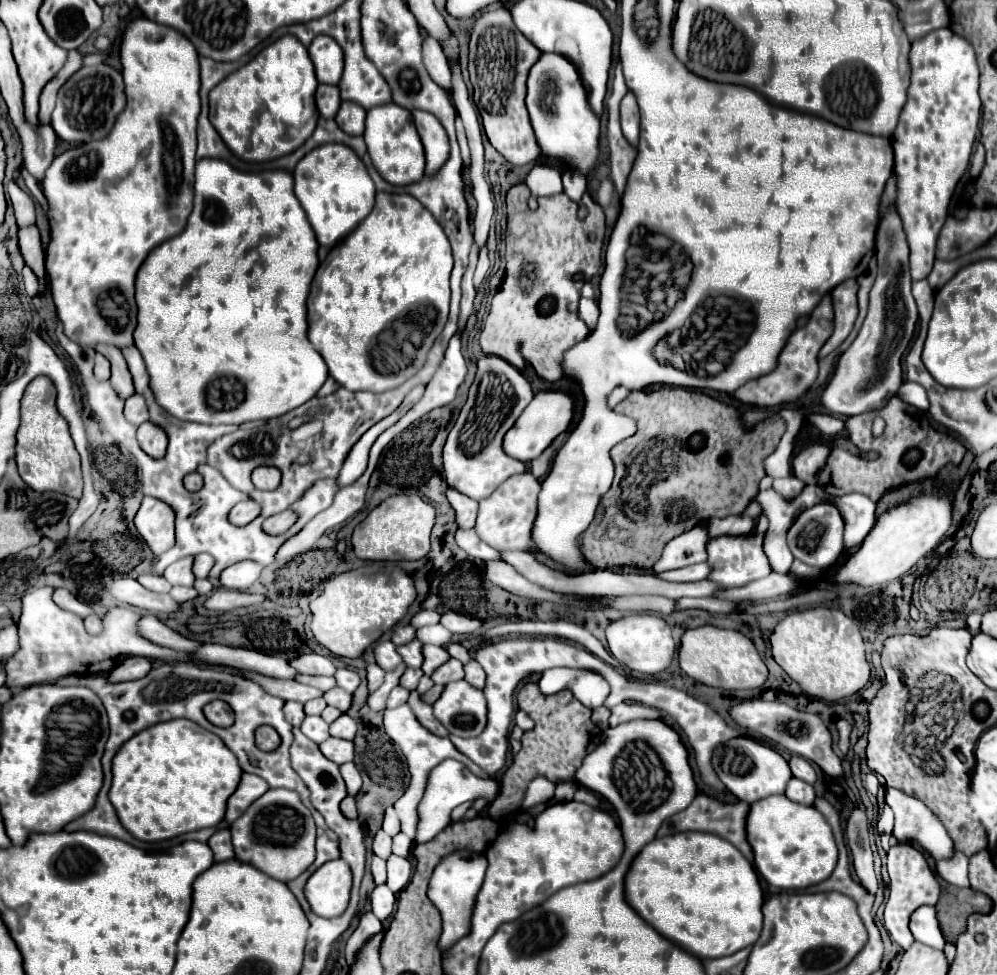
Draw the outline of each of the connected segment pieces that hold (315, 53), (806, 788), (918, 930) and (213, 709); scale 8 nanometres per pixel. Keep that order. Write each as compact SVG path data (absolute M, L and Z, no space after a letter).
M318 35L308 47L310 59L316 67L318 83L338 85L342 77L342 49L328 35Z
M792 777L786 785L786 797L796 801L796 803L802 803L802 805L812 805L816 799L816 793L814 793L814 787L810 783Z
M928 905L918 907L910 917L910 931L916 941L930 945L934 949L944 949L944 945L946 945L934 907L928 907Z
M212 701L204 707L206 719L216 727L230 727L234 723L234 711L224 701Z

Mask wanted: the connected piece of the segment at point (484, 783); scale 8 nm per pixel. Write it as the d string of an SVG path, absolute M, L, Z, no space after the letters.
M454 759L442 761L440 765L436 765L430 771L422 803L418 805L420 821L418 821L418 829L416 829L416 843L430 841L440 831L444 831L452 823L452 817L450 817L452 809L458 807L460 803L466 803L466 801L472 801L478 797L486 797L492 801L496 795L498 795L498 783L494 779L480 779L480 777L472 775L470 769L464 767L460 761L454 761Z

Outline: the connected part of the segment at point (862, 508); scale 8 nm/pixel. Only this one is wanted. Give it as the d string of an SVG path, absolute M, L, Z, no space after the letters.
M850 493L840 497L840 515L846 523L844 529L844 553L848 555L850 549L862 545L864 535L874 527L876 517L876 503L872 503L862 493Z

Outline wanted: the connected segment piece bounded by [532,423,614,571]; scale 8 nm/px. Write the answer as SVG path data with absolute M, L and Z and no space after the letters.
M586 423L576 427L564 447L558 451L550 475L542 483L538 497L538 517L534 521L534 543L540 551L554 561L584 571L584 557L576 545L576 537L594 519L600 497L610 489L614 479L614 465L610 459L612 447L590 447L590 435L586 435Z

